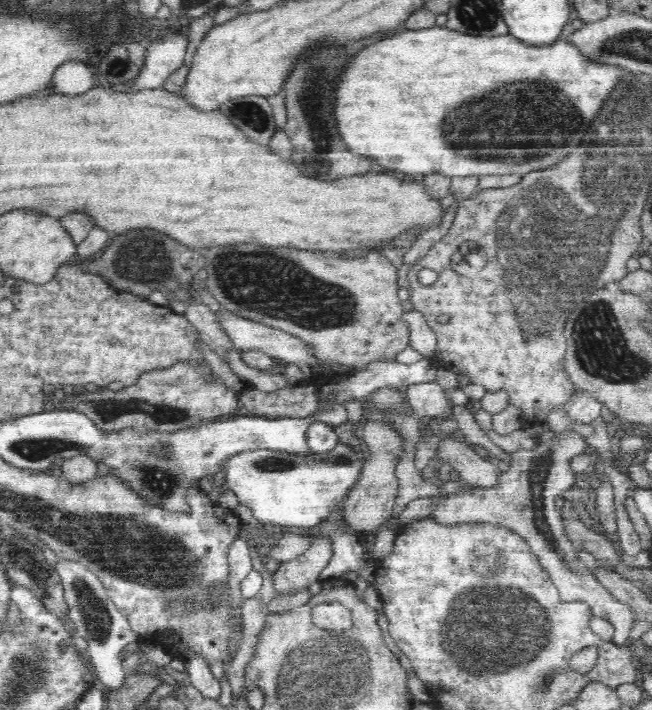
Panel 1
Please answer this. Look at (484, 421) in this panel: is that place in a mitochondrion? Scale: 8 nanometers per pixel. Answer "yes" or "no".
no

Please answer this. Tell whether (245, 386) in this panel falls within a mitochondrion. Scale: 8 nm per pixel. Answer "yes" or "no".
no

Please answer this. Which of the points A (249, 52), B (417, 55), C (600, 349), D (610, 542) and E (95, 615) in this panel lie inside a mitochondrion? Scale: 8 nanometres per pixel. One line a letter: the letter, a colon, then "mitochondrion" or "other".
A: other
B: other
C: mitochondrion
D: other
E: mitochondrion

